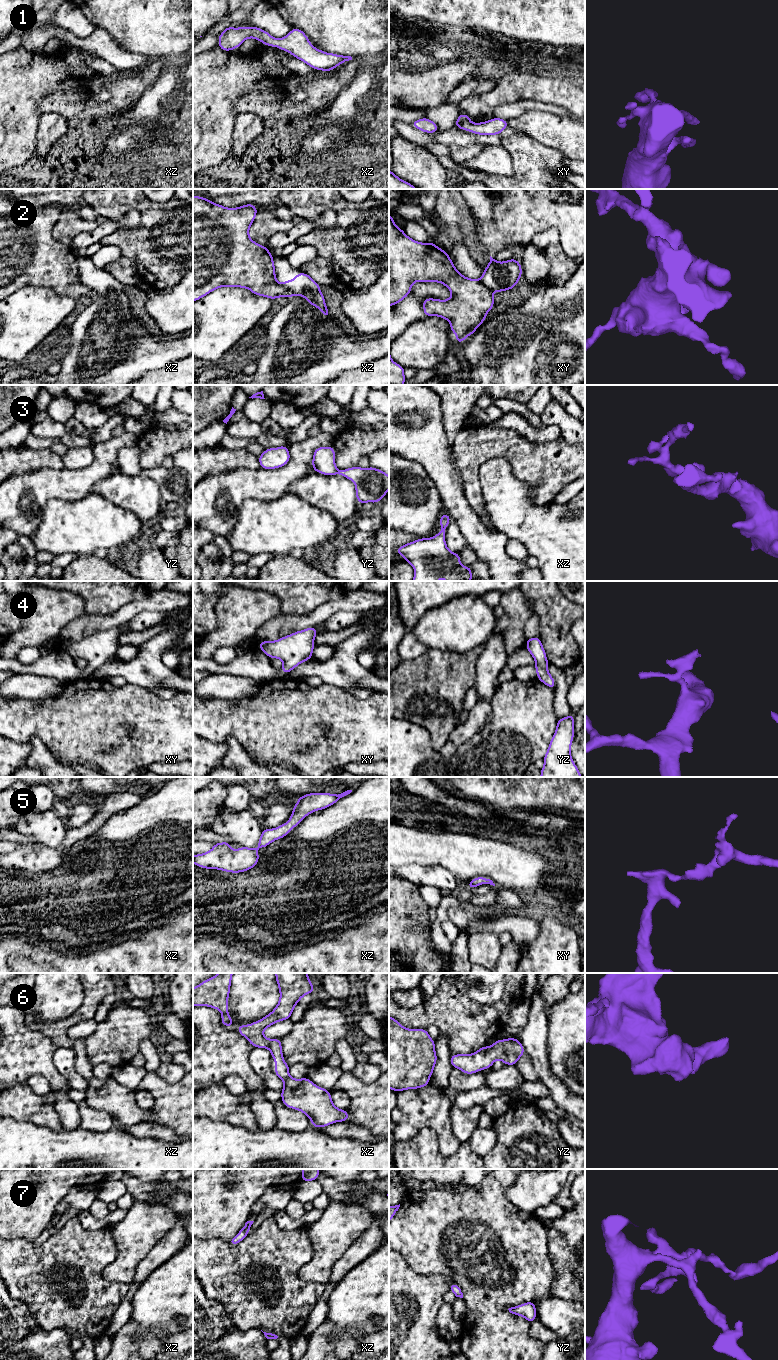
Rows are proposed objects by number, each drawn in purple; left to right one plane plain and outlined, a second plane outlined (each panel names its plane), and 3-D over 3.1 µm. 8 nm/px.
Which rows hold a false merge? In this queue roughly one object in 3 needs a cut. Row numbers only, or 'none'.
2

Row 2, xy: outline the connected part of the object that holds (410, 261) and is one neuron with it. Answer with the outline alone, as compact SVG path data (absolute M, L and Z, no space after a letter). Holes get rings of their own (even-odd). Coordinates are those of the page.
M389 214L389 307L398 304L411 292L412 285L417 282L434 281L444 284L452 296L447 300L426 298L423 301L424 316L438 316L450 322L451 332L456 334L456 343L465 341L468 335L474 334L475 330L484 322L487 313L494 306L493 292L480 283L478 279L470 279L463 276L454 266L449 254L437 247L433 242L421 243L408 237L403 229L398 228Z

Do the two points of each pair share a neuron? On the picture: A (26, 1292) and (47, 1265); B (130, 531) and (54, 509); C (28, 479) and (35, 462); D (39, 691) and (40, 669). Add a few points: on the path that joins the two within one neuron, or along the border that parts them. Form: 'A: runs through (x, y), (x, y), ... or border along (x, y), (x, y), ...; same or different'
A: runs through (33, 1285), (46, 1272); same
B: runs through (111, 526), (73, 525); same
C: border along (55, 468), (19, 470), (10, 476); different
D: border along (34, 672), (40, 675), (52, 676), (62, 682); different

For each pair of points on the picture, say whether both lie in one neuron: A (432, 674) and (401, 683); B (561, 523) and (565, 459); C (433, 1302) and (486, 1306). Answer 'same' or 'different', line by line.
A: same
B: different
C: different

